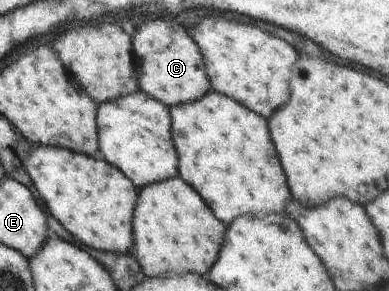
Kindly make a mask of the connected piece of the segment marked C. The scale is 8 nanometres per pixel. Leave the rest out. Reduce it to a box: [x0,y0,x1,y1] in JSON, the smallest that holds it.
[129,18,212,108]

